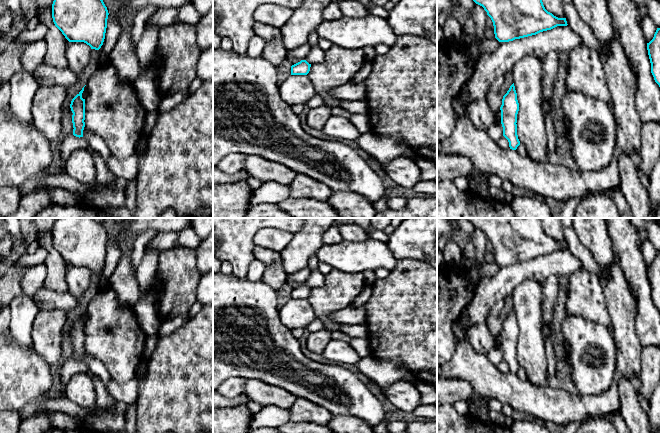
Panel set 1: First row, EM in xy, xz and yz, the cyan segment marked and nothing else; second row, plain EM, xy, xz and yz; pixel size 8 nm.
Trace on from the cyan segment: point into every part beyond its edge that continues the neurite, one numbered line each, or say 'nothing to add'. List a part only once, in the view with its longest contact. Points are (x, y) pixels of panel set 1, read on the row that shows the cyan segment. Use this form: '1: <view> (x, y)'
nothing to add

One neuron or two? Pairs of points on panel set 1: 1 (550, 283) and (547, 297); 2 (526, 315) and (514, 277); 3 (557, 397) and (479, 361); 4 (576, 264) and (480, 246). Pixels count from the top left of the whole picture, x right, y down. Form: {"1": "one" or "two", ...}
{"1": "one", "2": "two", "3": "one", "4": "two"}

